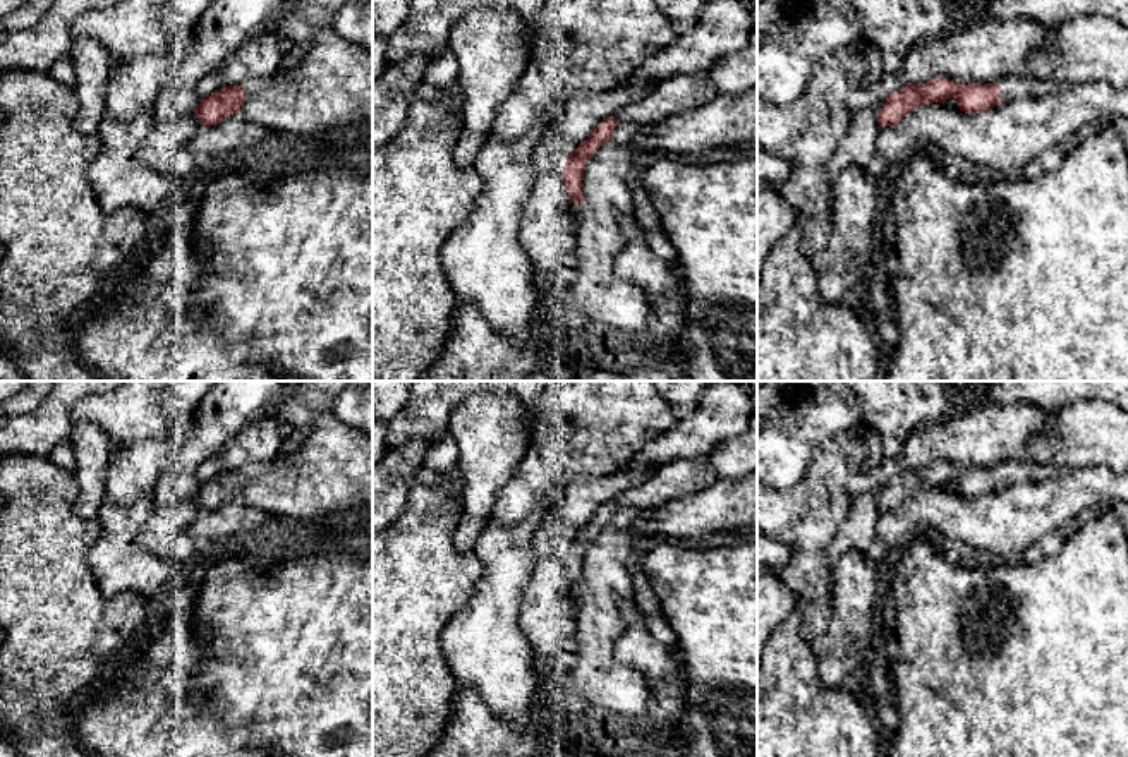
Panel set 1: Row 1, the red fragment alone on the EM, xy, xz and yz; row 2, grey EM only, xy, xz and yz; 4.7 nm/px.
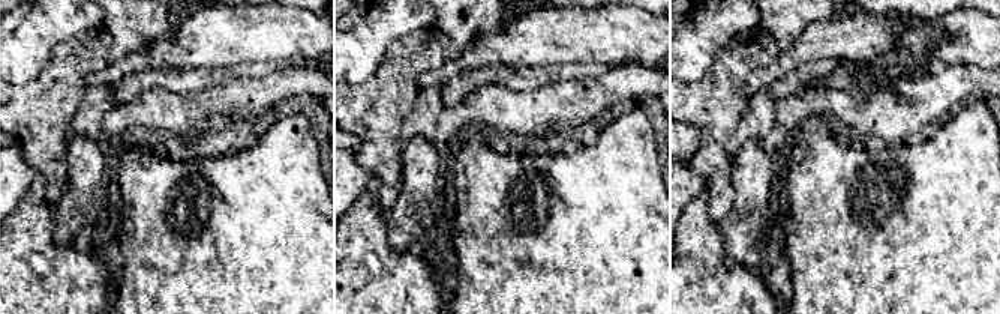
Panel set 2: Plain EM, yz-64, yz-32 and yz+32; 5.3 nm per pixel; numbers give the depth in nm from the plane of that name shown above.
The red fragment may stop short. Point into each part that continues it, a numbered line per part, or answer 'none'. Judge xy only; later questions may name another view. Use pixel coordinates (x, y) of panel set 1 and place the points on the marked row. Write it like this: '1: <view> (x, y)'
1: xy (254, 86)

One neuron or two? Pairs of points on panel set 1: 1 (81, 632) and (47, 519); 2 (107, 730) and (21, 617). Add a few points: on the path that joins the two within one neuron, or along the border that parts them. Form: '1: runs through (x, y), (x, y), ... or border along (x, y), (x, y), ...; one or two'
1: runs through (55, 605), (55, 560), (47, 551), (47, 546); one
2: border along (76, 704), (76, 730), (81, 738); two

